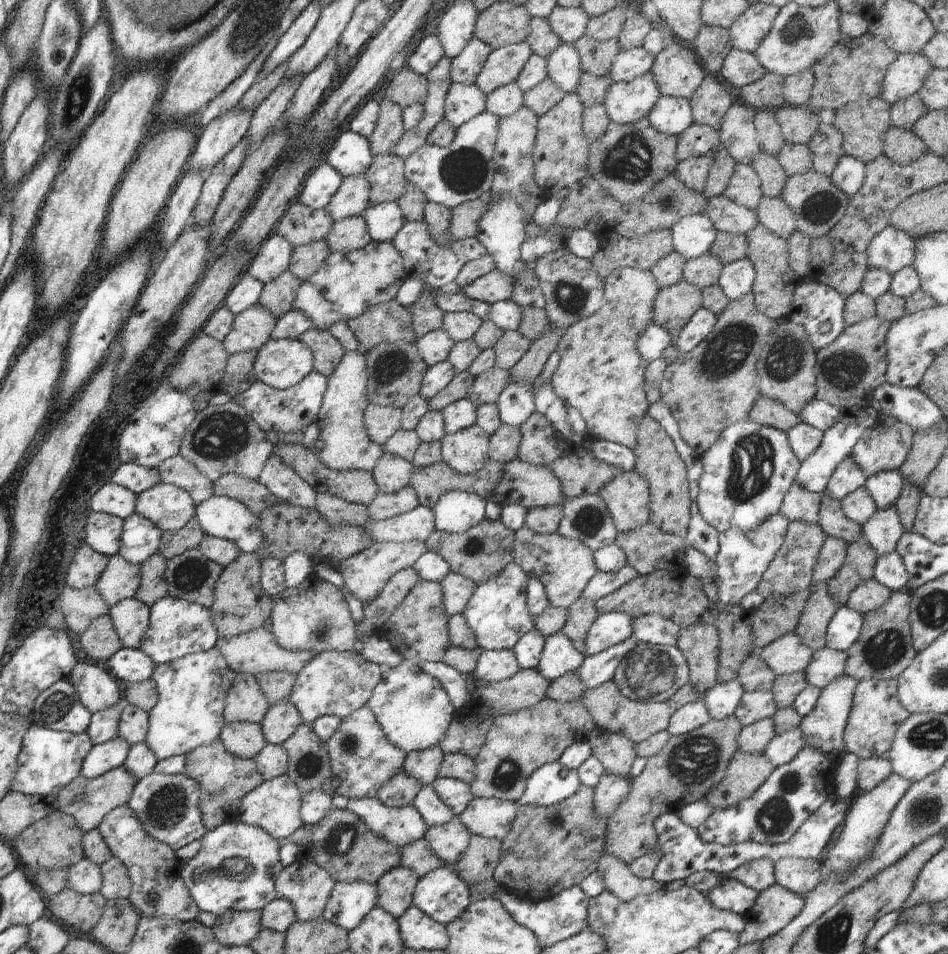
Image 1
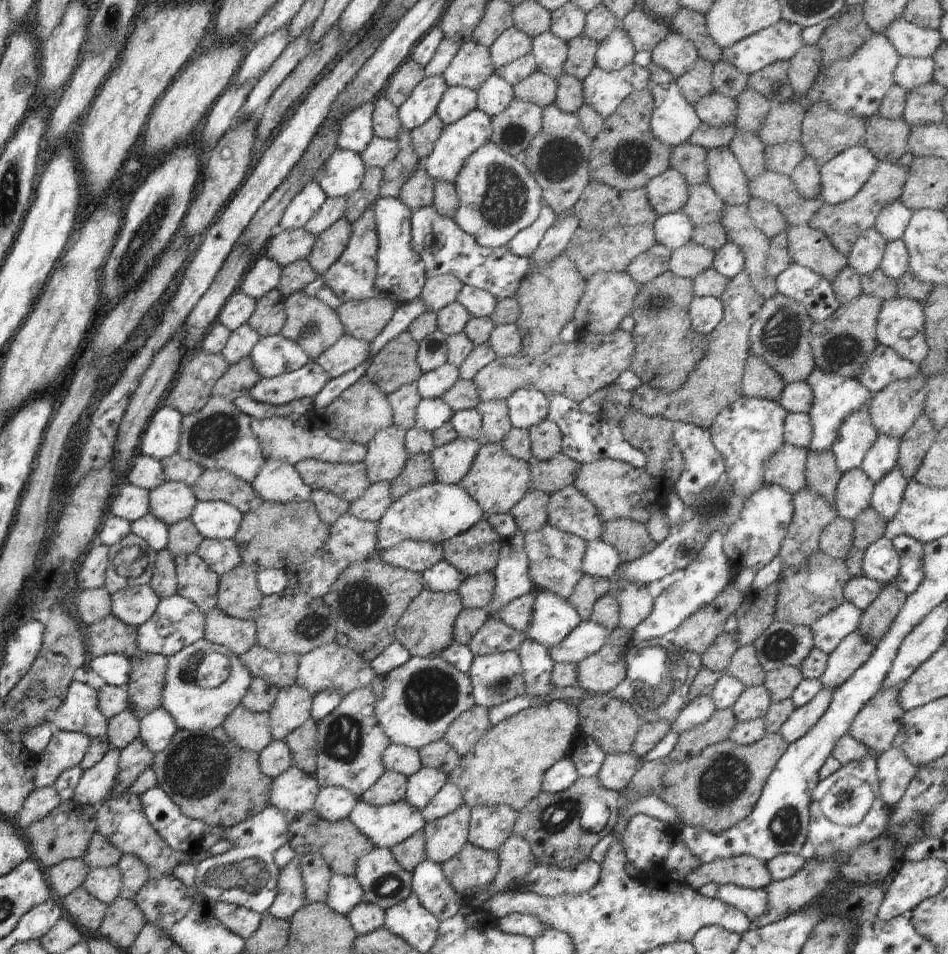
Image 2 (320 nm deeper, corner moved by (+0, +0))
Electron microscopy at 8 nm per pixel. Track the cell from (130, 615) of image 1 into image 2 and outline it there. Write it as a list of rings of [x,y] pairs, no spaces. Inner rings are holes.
[[[150,585],[123,588],[111,594],[111,614],[128,626],[138,628],[152,618],[159,603]]]

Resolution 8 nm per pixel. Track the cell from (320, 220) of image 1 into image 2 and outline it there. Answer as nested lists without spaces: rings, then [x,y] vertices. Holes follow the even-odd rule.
[[[304,228],[283,230],[270,238],[263,255],[277,262],[282,268],[304,260],[312,252],[316,238]]]

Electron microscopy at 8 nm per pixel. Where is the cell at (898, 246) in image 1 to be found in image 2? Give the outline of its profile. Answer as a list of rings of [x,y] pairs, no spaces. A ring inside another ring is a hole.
[[[894,200],[877,216],[875,230],[886,242],[903,240],[912,214],[913,212],[908,210],[902,202]]]

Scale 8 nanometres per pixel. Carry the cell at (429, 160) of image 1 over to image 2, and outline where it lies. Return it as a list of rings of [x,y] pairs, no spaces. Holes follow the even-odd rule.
[[[479,109],[470,112],[454,124],[446,125],[432,153],[422,160],[424,170],[433,181],[438,180],[438,182],[448,182],[454,185],[460,170],[464,168],[464,164],[468,160],[468,156],[472,156],[472,152],[476,152],[478,148],[490,141],[492,132],[492,117]]]

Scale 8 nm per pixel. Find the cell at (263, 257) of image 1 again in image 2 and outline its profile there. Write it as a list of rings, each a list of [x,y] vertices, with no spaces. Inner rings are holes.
[[[262,253],[244,272],[238,290],[242,291],[246,296],[258,300],[272,289],[279,288],[281,276],[282,267]]]

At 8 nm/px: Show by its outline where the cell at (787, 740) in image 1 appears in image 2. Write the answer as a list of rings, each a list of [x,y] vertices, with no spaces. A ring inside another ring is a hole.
[[[822,688],[820,693],[805,706],[796,707],[792,715],[778,730],[786,744],[794,743],[805,736],[820,721],[832,702],[832,690]]]

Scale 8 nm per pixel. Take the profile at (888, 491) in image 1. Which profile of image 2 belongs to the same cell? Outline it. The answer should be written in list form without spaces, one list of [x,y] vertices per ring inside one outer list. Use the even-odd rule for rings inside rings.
[[[878,436],[872,444],[866,458],[861,465],[861,470],[874,483],[879,482],[897,465],[899,439],[892,436]]]

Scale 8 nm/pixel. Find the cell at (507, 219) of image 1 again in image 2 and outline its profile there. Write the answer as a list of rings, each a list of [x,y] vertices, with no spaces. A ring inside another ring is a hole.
[[[491,141],[486,142],[476,152],[472,152],[472,156],[468,156],[454,186],[458,192],[460,204],[458,204],[453,222],[456,222],[456,225],[460,226],[464,232],[470,234],[482,247],[507,246],[518,232],[528,228],[538,219],[544,205],[542,190],[532,178],[532,174],[523,166],[521,159],[502,152]]]

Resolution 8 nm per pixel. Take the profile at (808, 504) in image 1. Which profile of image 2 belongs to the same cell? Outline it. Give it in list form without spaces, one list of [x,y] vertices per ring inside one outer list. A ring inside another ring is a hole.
[[[784,443],[782,448],[768,460],[764,468],[765,485],[777,485],[790,495],[807,487],[806,462],[809,448],[796,448]]]

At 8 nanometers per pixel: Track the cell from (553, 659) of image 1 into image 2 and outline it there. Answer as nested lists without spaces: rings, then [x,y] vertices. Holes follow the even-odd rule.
[[[537,591],[534,596],[532,620],[524,635],[546,648],[558,648],[560,642],[581,624],[580,616],[567,600],[552,592]]]

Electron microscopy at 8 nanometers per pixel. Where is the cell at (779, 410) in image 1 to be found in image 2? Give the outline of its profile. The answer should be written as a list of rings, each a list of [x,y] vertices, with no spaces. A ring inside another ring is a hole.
[[[750,355],[742,380],[743,397],[760,398],[778,403],[784,390],[784,382],[758,356]]]

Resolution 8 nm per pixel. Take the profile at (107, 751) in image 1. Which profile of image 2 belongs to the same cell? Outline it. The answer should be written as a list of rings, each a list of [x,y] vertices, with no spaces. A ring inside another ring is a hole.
[[[110,748],[104,758],[86,769],[78,781],[72,800],[79,805],[97,805],[113,792],[119,773],[119,750]]]

